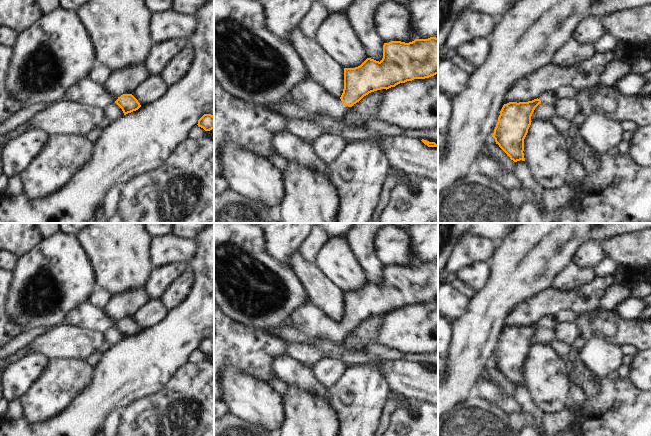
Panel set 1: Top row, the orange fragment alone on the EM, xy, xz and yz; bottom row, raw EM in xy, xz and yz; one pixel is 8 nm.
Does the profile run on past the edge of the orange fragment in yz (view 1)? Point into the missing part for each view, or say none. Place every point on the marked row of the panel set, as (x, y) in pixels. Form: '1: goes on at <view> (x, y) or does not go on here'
1: goes on at yz (549, 97)

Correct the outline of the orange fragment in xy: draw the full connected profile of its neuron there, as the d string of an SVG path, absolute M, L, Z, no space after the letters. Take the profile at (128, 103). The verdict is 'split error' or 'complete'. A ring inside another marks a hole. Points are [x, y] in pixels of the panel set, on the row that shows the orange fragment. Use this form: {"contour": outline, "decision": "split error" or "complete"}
{"contour": "M88 77L69 88L63 100L95 108L105 108L110 103L115 102L122 109L124 115L136 111L141 107L138 100L132 94L113 97L105 90L103 85L93 82Z", "decision": "split error"}

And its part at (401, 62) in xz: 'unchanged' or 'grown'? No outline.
grown

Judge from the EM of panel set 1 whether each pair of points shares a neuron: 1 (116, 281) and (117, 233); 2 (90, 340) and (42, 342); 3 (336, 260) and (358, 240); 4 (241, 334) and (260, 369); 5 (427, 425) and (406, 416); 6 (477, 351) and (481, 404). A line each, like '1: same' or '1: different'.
1: same
2: same
3: different
4: same
5: same
6: different

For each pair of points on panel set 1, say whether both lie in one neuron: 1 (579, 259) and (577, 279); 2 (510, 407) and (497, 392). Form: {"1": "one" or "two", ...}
{"1": "two", "2": "one"}

